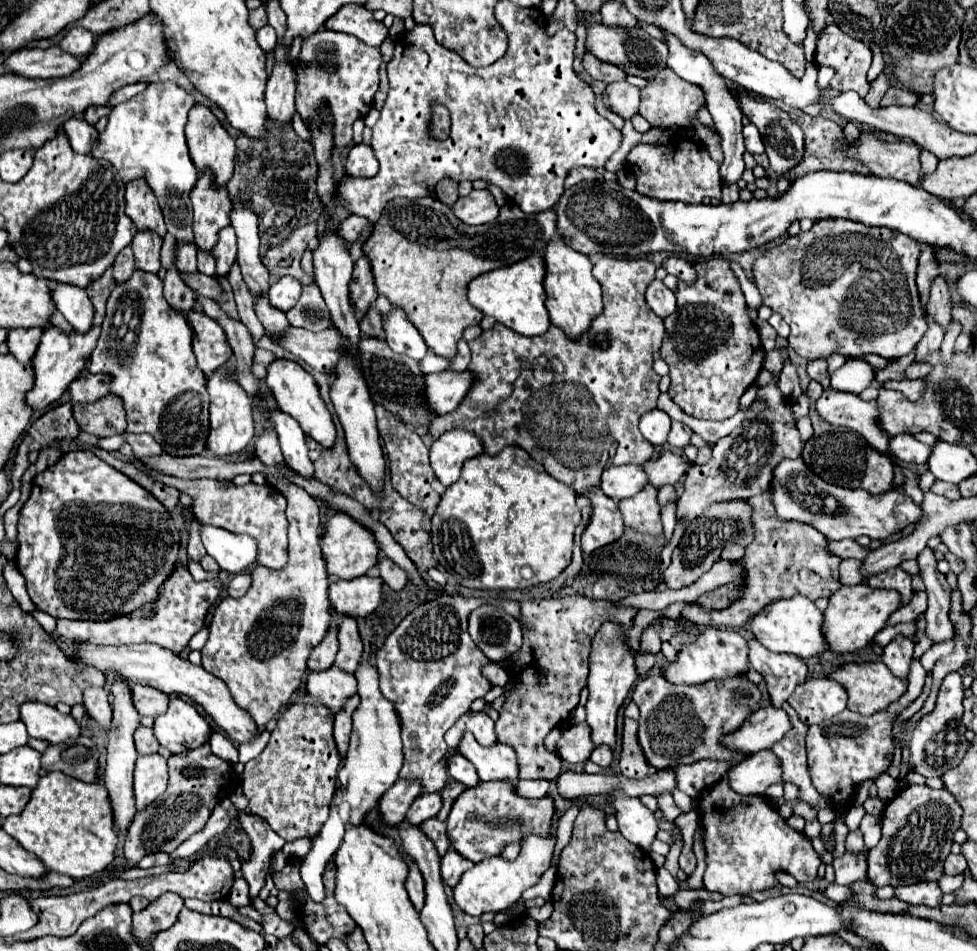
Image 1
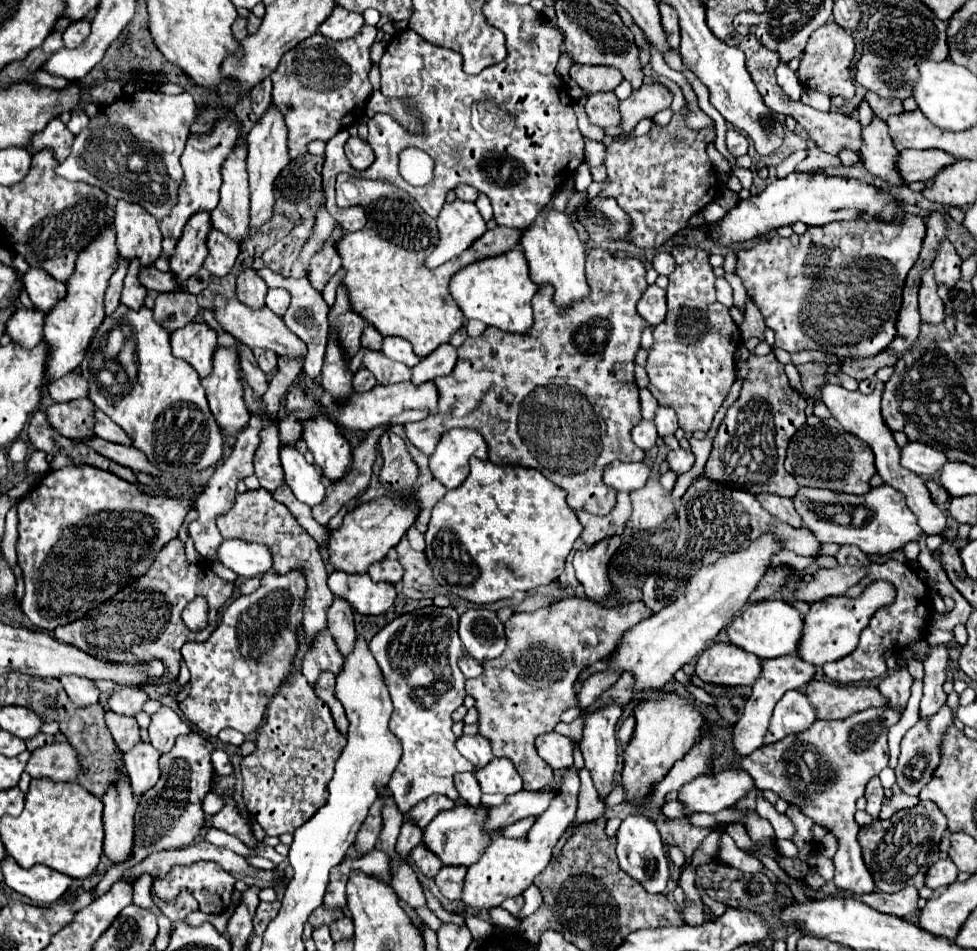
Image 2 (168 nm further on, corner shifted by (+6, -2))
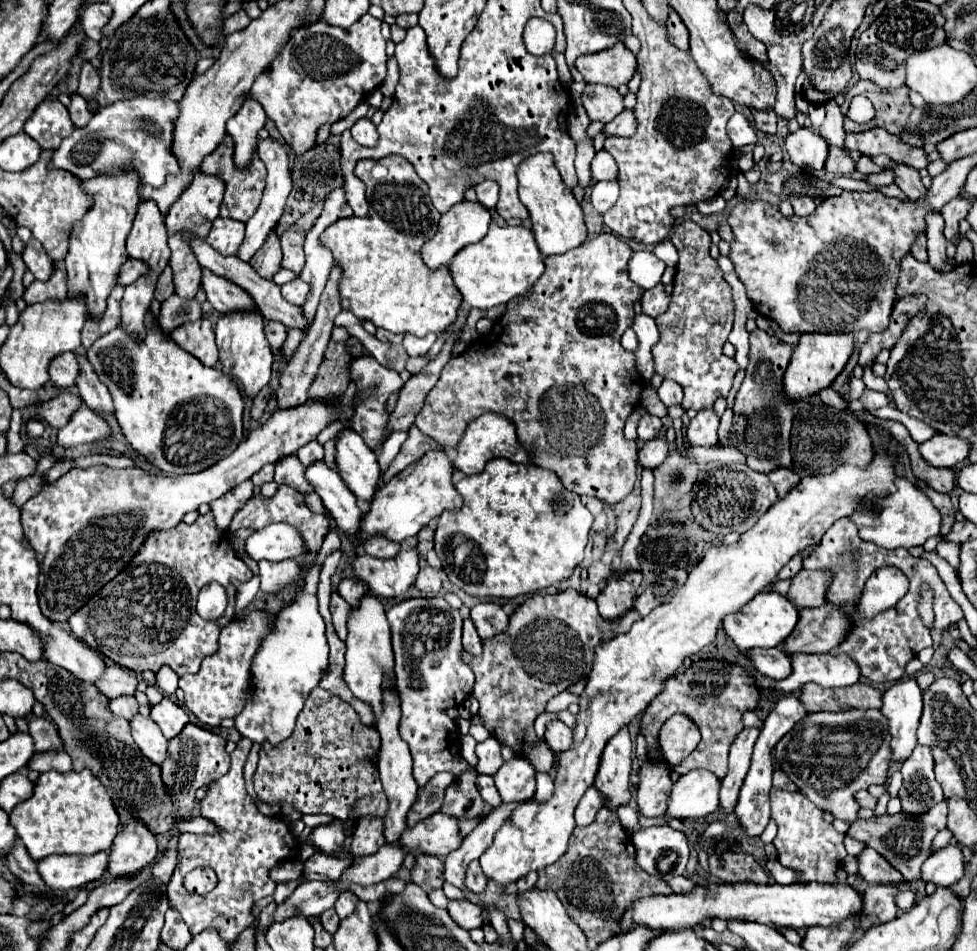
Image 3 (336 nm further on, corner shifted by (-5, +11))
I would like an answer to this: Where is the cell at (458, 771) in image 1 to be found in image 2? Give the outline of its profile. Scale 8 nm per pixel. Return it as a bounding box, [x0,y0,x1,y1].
[456,772,482,806]

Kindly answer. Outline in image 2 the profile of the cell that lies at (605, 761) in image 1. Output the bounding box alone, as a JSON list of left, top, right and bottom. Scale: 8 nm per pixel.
[560,770,606,844]

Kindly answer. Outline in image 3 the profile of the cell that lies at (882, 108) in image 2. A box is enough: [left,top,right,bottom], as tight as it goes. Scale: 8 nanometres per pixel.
[841,81,913,135]

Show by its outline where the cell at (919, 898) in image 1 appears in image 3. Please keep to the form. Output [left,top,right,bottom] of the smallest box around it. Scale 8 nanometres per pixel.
[859,885,899,929]

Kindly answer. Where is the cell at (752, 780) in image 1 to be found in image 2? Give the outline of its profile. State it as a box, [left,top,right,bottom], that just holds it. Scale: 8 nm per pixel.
[678,770,752,816]

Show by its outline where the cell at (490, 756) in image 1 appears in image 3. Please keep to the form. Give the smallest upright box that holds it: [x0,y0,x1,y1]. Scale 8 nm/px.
[495,757,535,801]

